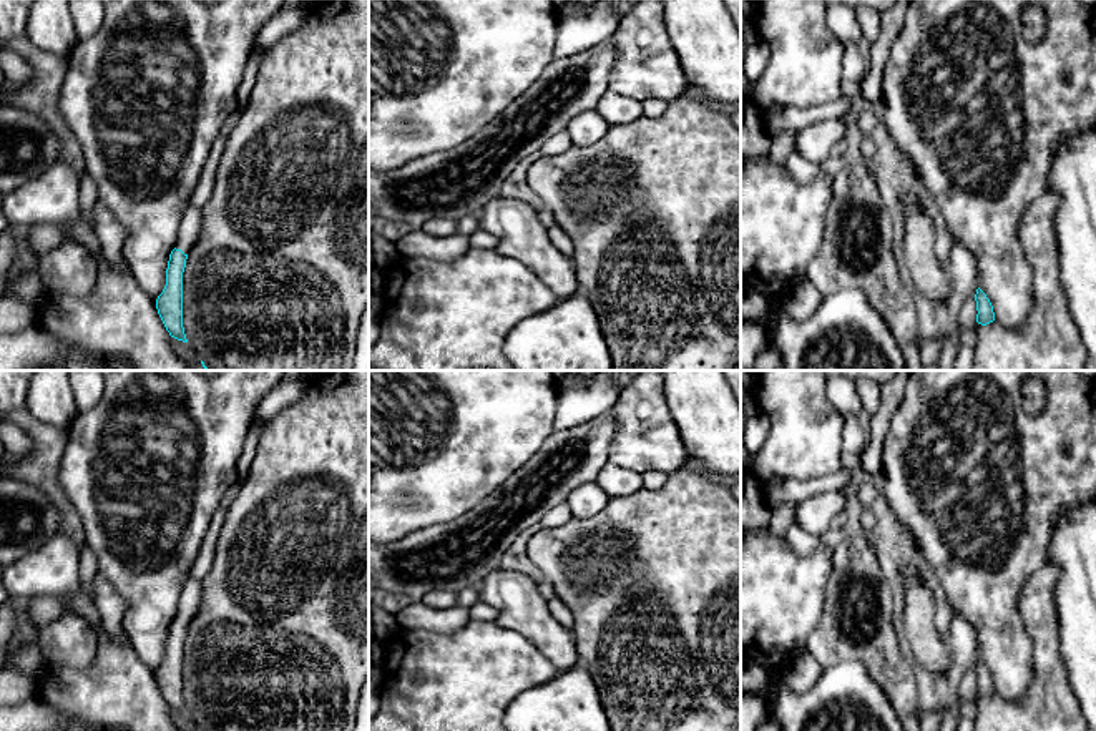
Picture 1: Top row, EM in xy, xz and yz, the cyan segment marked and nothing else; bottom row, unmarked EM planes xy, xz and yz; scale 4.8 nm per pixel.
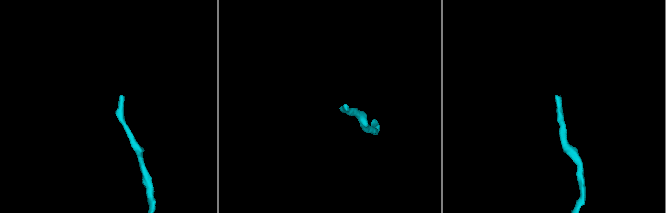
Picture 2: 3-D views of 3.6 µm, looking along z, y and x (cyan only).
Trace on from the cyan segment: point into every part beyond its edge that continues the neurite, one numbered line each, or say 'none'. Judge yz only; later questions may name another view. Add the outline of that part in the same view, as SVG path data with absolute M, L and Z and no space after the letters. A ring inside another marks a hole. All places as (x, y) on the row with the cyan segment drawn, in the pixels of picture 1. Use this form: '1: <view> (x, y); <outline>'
none

